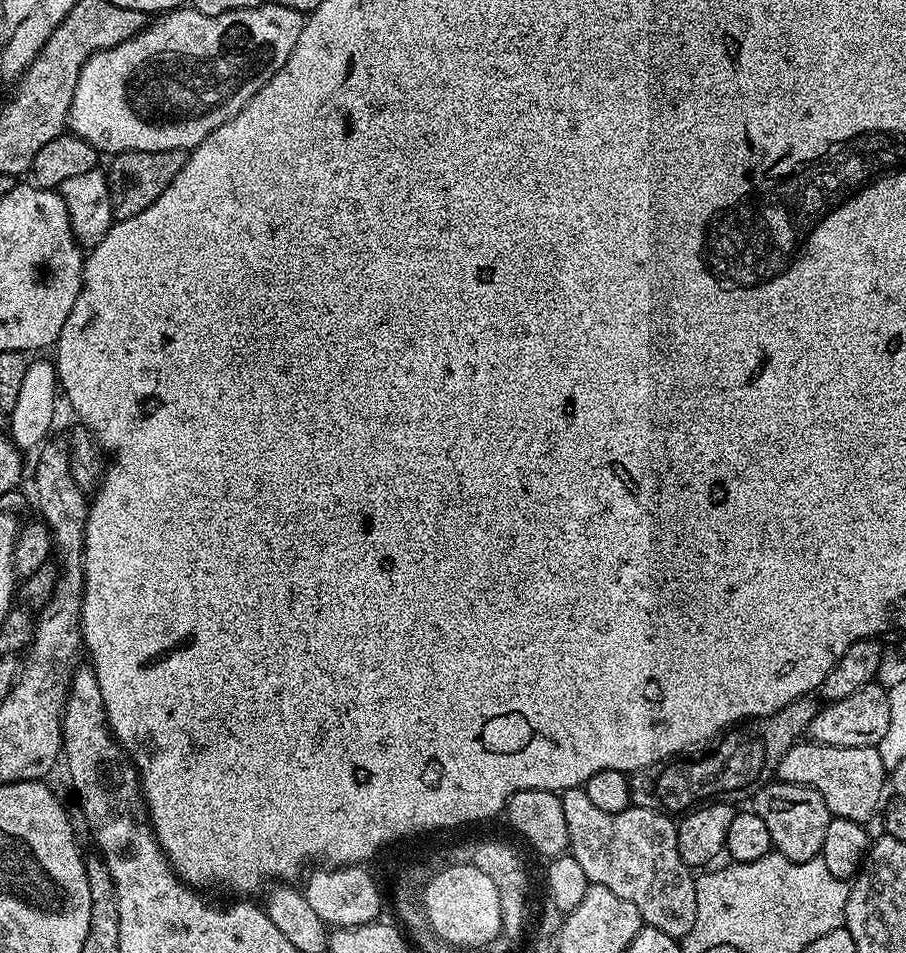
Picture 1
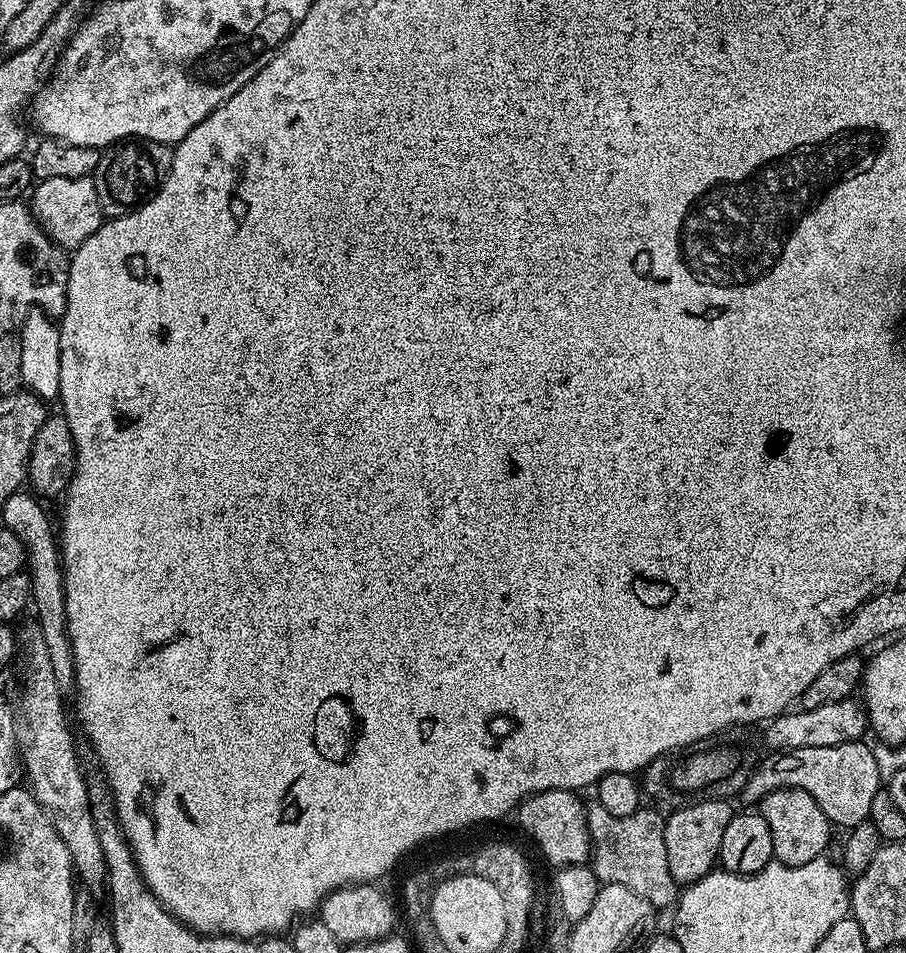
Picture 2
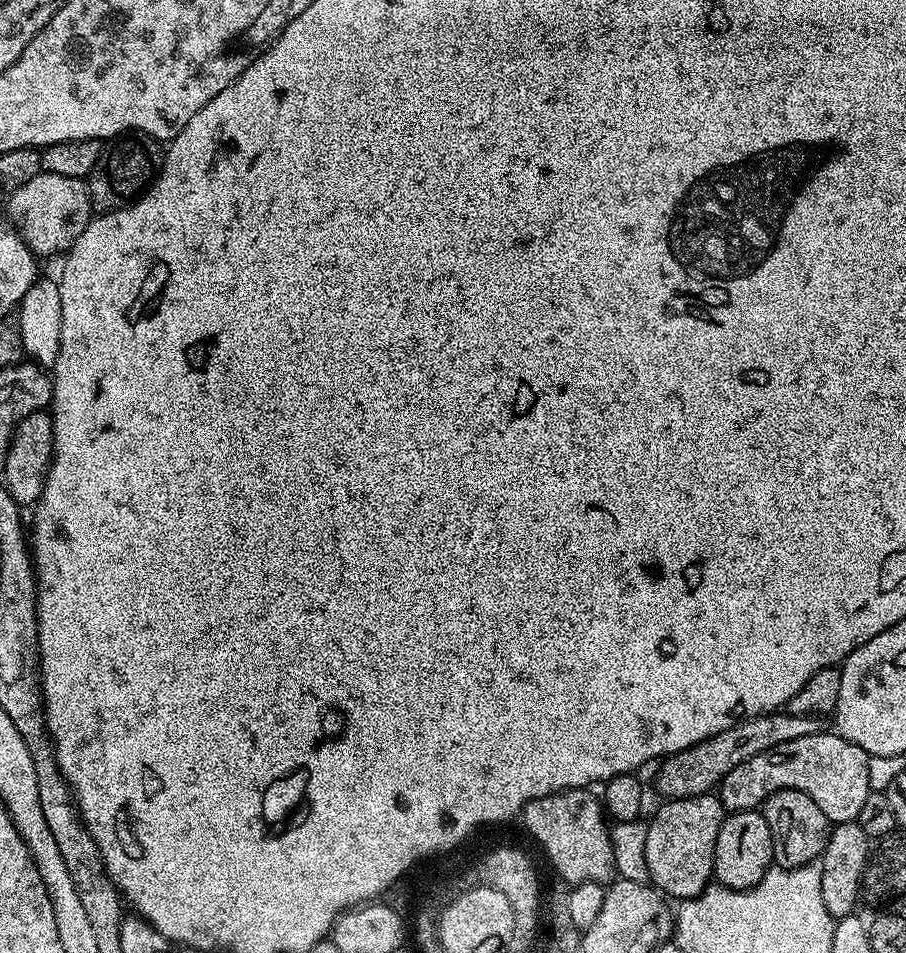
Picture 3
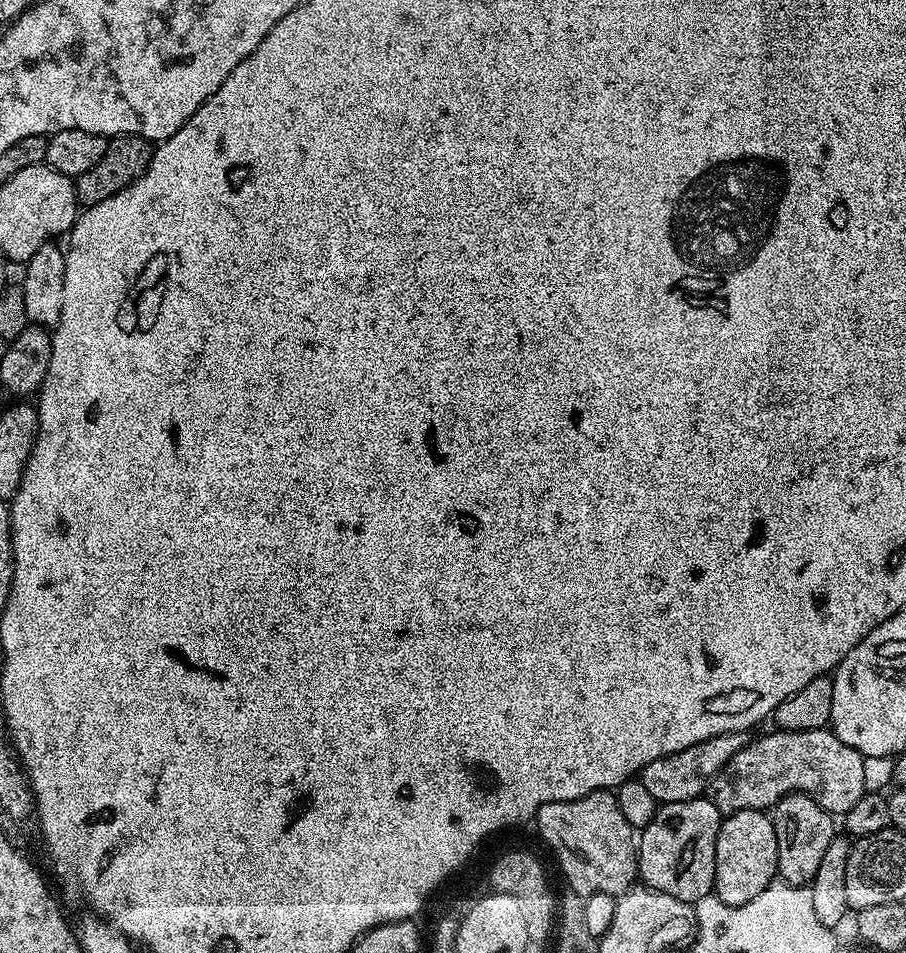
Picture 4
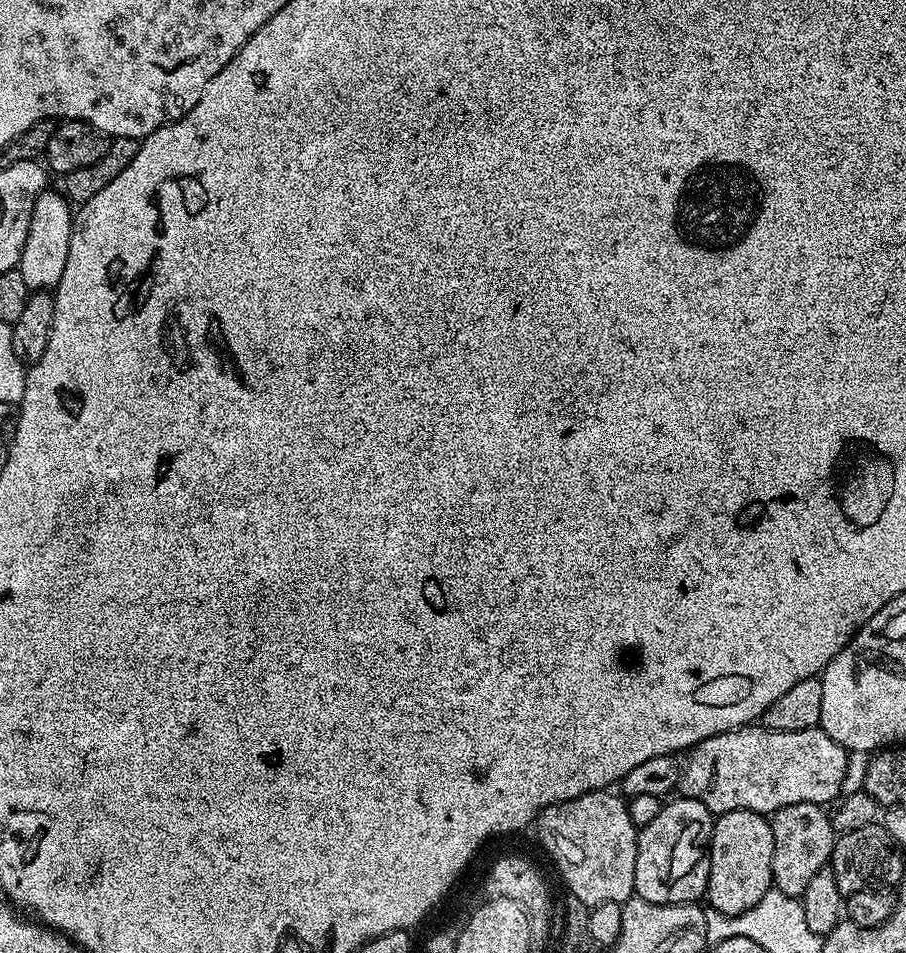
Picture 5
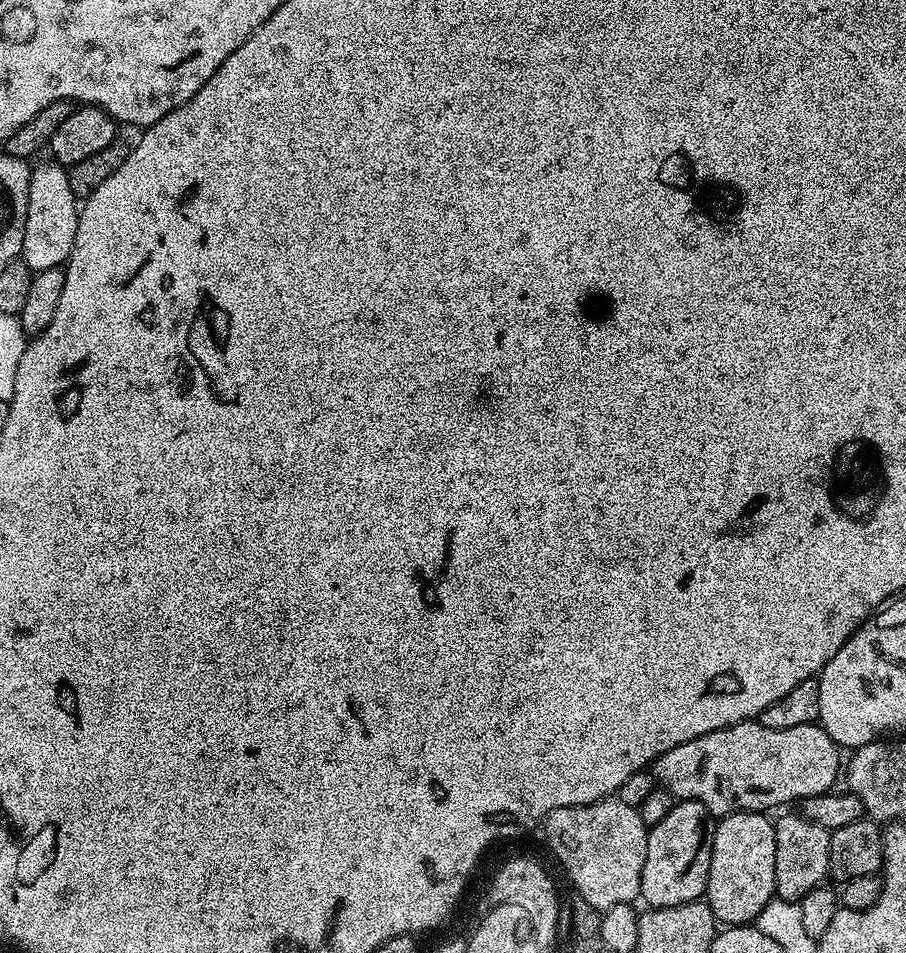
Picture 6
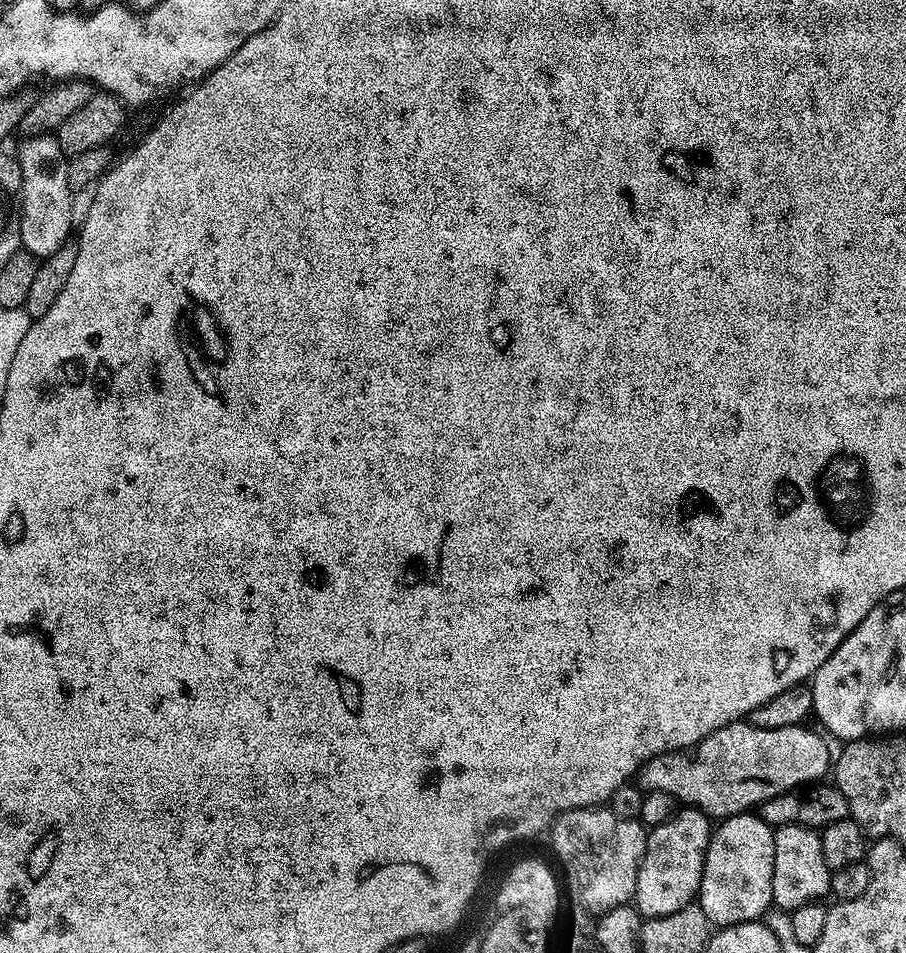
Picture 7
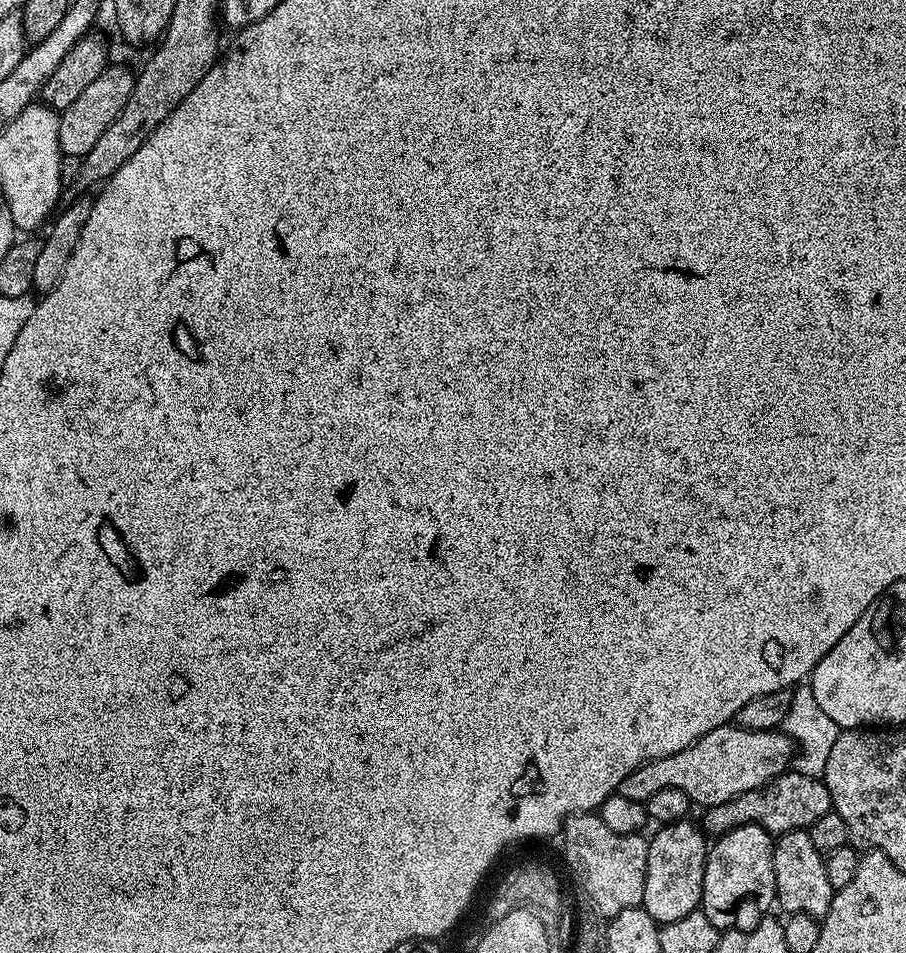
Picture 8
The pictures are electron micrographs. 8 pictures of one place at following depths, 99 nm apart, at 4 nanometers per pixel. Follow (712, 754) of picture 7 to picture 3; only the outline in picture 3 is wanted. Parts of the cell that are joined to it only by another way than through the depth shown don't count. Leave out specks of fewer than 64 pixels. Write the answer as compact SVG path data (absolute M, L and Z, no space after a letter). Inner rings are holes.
M821 730L810 734L806 738L794 738L794 742L786 742L777 748L766 750L762 754L754 754L742 766L734 766L730 774L726 774L724 779L718 785L718 795L720 803L724 805L729 813L733 812L751 812L759 809L768 797L773 796L778 790L802 790L810 798L814 798L818 810L826 814L826 818L833 825L842 822L856 821L858 810L862 810L862 805L866 798L873 792L870 782L870 757L862 746L854 746L846 738L842 738L835 731Z

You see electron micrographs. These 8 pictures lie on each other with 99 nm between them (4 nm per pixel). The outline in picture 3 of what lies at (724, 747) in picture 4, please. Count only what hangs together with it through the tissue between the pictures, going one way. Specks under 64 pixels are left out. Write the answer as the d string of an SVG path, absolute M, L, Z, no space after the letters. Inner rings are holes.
M787 710L767 712L737 724L729 724L726 730L713 734L709 740L698 742L681 752L672 752L659 761L656 772L656 788L668 800L681 800L687 796L703 796L711 793L734 766L742 766L754 754L762 754L771 748L794 742L794 738L806 738L821 731L821 721L814 716L799 716Z

